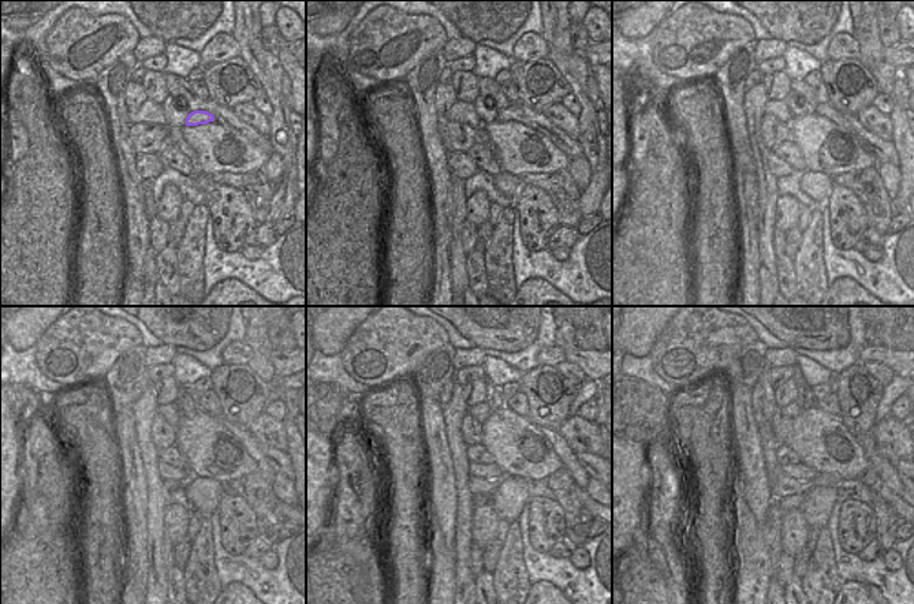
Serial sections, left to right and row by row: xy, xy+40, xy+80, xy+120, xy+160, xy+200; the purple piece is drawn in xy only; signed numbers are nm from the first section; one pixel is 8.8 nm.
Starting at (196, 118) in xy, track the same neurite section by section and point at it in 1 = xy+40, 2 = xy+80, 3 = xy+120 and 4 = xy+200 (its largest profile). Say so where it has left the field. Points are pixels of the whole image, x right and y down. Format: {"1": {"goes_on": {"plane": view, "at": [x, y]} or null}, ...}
{"1": {"goes_on": {"plane": "xy+40", "at": [515, 112]}}, "2": {"goes_on": {"plane": "xy+80", "at": [823, 110]}}, "3": {"goes_on": {"plane": "xy+120", "at": [249, 442]}}, "4": {"goes_on": {"plane": "xy+200", "at": [884, 469]}}}

